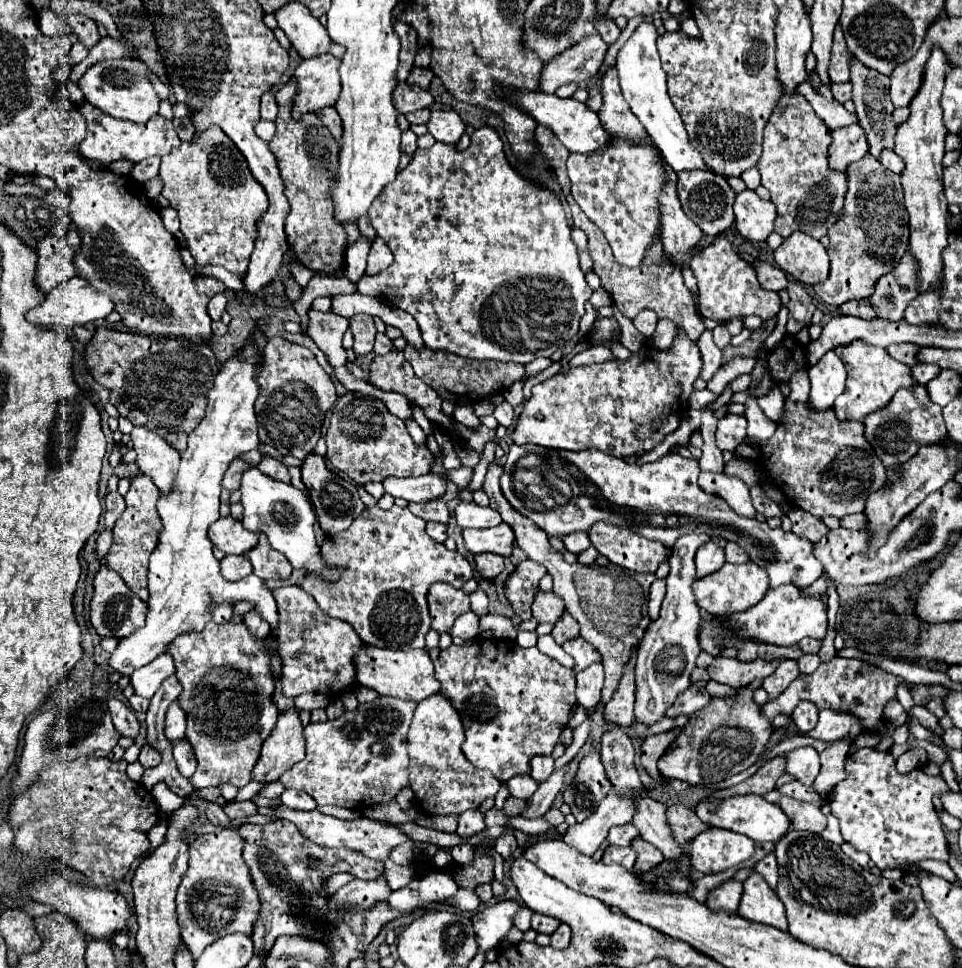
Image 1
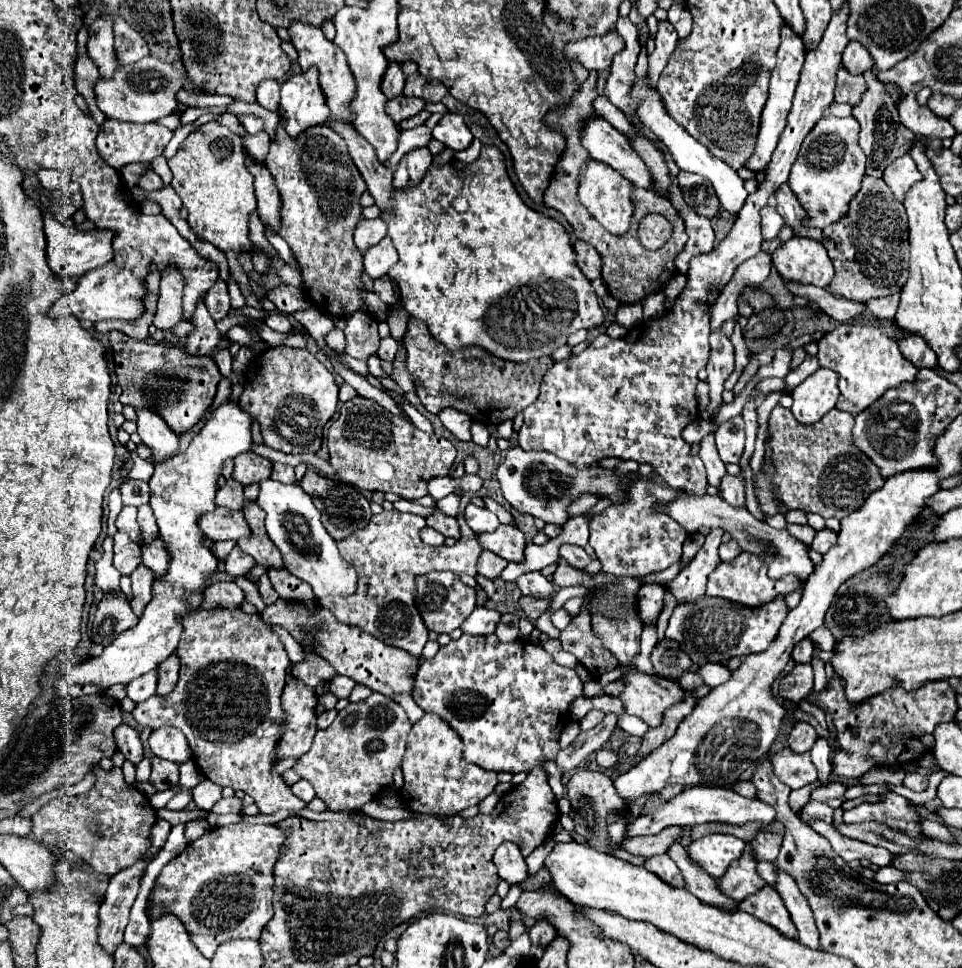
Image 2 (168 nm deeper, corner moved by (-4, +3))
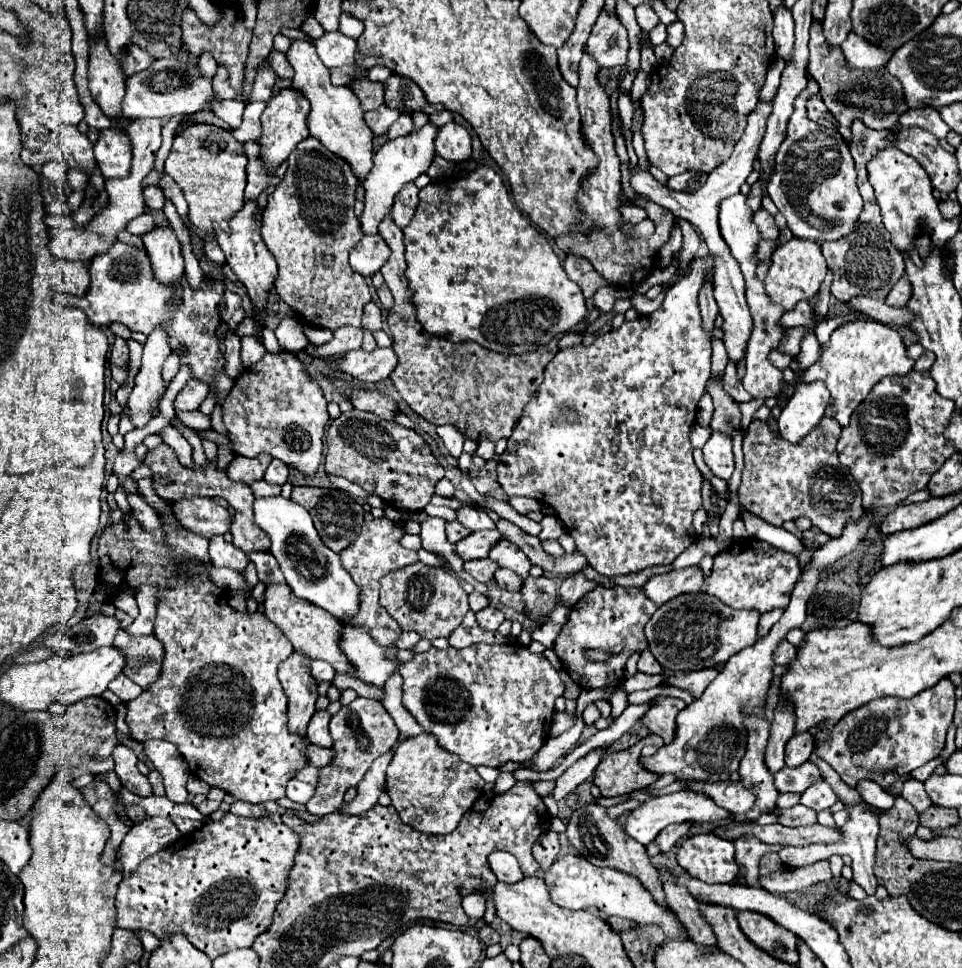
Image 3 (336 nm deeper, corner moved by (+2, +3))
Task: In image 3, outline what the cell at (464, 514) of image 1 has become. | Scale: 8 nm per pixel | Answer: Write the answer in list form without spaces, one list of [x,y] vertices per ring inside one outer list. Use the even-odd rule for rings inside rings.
[[[462,506],[462,508],[458,508],[456,514],[458,514],[458,522],[464,524],[472,532],[494,528],[494,522],[488,518],[488,514],[474,508],[474,506]]]

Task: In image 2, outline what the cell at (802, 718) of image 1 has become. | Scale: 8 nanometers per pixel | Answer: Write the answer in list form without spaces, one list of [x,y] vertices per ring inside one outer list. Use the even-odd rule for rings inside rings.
[[[796,722],[788,736],[788,748],[796,750],[796,754],[802,754],[802,752],[808,752],[816,740],[818,740],[818,734],[810,724]]]

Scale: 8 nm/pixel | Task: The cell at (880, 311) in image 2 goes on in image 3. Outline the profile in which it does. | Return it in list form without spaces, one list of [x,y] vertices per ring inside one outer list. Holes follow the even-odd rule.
[[[902,276],[900,280],[898,280],[898,284],[892,288],[892,292],[886,296],[886,302],[890,304],[890,306],[904,306],[904,302],[908,302],[908,294],[912,294],[912,288],[908,286],[908,278],[906,276]]]

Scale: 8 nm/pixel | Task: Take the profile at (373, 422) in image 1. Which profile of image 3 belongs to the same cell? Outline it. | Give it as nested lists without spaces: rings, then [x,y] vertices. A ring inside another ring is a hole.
[[[356,408],[332,420],[324,460],[328,474],[356,482],[366,492],[380,496],[386,504],[400,510],[424,510],[434,494],[434,484],[444,478],[444,468],[418,432]]]

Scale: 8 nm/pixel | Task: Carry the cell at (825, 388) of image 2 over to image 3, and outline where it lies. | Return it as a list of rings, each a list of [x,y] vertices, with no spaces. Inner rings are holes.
[[[822,380],[798,382],[778,418],[780,434],[792,444],[800,442],[824,416],[828,404],[828,388]]]

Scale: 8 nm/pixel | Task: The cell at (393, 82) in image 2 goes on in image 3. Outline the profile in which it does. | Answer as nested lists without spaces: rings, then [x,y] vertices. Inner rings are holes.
[[[360,78],[360,82],[356,82],[354,94],[360,98],[364,110],[376,110],[384,104],[384,84],[382,82]]]

